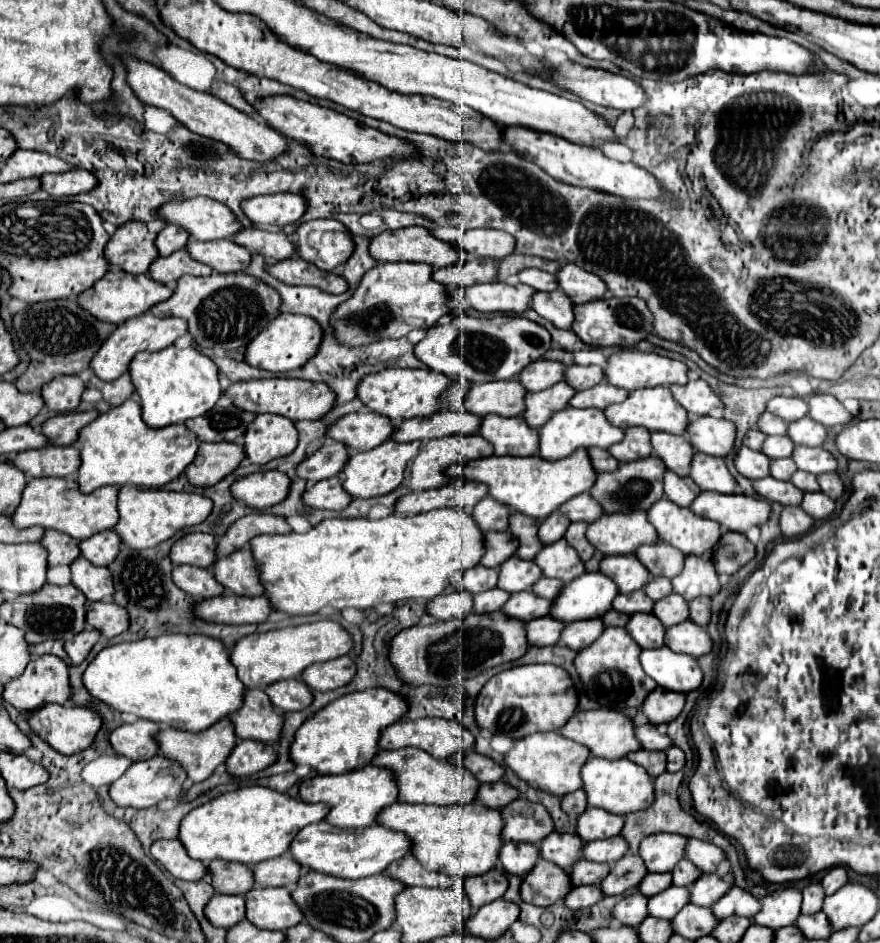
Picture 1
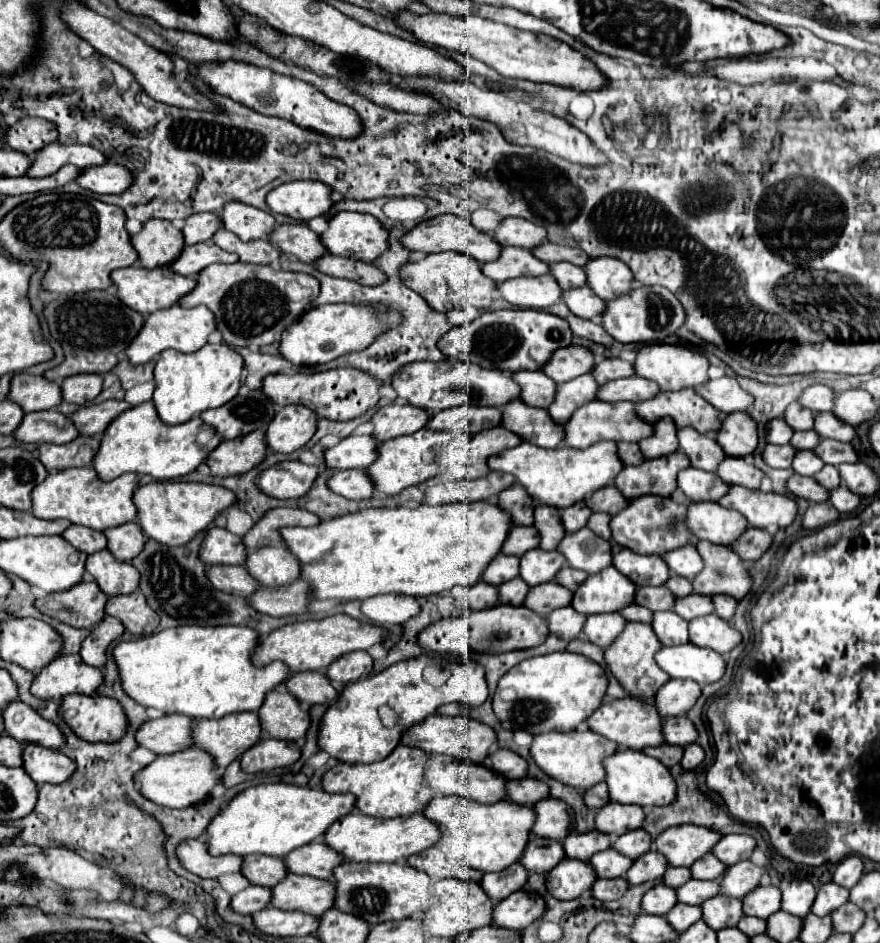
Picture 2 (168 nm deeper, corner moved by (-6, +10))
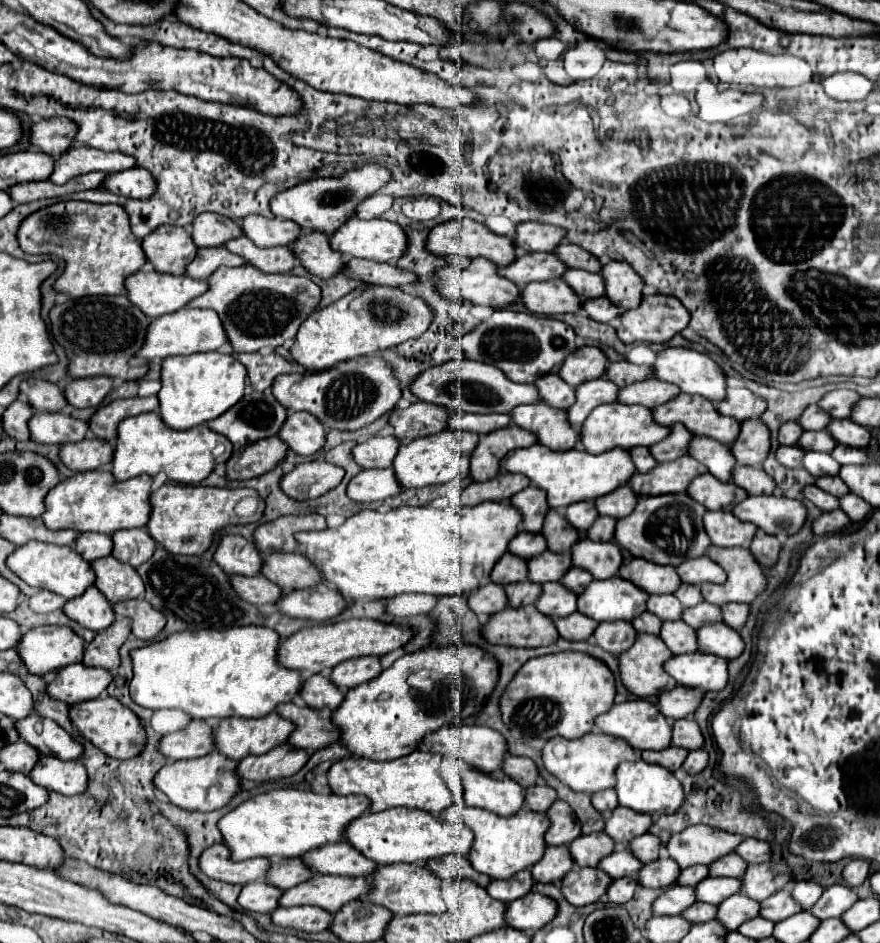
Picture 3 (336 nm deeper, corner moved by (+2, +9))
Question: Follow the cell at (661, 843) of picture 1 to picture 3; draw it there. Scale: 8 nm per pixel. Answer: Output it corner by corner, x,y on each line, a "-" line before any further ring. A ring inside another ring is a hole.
690,826
680,834
674,834
666,844
670,856
680,864
680,868
710,864
726,854
732,854
742,842
740,834
722,832
710,826

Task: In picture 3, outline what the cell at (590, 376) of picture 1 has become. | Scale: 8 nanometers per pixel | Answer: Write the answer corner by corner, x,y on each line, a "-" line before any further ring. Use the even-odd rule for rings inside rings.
628,360
612,362
608,366
608,378
614,384
618,384
620,388
634,384
634,382
640,382
640,380
646,380
650,376
652,376
652,366
638,366
638,364
632,364

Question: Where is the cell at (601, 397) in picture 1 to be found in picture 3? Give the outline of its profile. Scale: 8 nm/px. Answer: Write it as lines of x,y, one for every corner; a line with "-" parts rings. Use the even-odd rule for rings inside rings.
648,378
642,382
634,382
618,392
618,402
622,404
640,404
646,408
656,408
660,404
670,402
670,398
678,396
680,390
674,384
662,382
658,378

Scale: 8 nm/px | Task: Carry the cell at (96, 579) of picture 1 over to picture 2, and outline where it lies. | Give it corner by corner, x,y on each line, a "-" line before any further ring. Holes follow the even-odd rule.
108,549
86,557
86,571
94,577
102,593
106,593
108,597
132,593
140,581
140,573
130,563
114,559

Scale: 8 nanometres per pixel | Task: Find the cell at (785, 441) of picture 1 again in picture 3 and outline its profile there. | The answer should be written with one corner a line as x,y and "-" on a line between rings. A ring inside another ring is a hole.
826,430
822,432
804,432
798,446
802,446
804,450
816,450
816,452
828,452
836,446
836,440
830,438
830,434
826,434

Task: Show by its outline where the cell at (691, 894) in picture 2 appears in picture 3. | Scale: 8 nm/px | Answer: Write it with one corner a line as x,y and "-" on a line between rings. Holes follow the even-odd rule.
704,878
696,886
696,898
698,902
708,902
708,904
718,904
730,898
730,894
738,894
742,888
742,882
738,878

